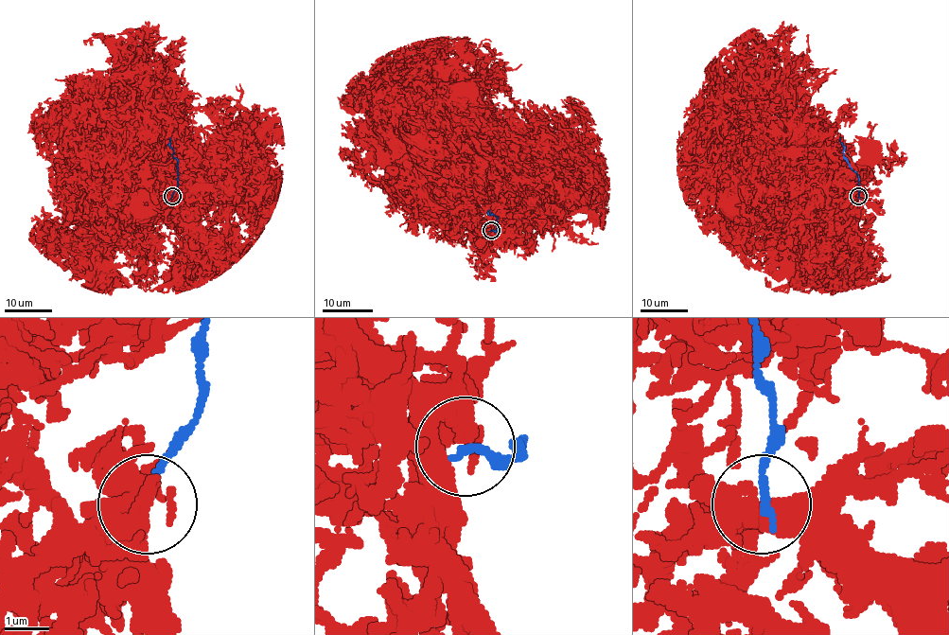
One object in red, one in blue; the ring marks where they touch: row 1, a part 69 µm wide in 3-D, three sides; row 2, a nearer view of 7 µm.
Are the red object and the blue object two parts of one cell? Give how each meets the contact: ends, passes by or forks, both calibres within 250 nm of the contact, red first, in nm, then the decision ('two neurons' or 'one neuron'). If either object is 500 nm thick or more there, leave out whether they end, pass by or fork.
red ends; blue ends; calibres 420 and 190 nm; two neurons

